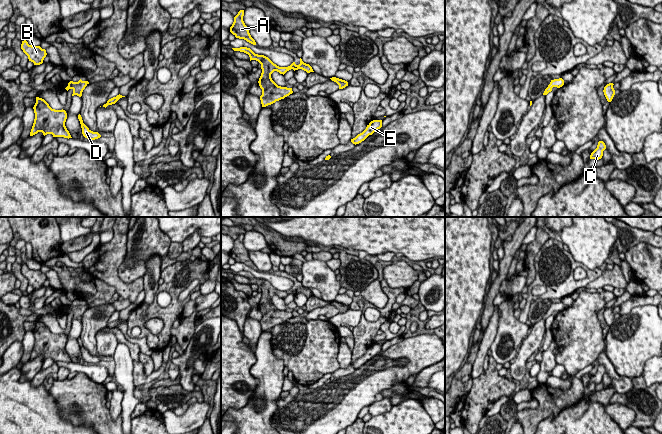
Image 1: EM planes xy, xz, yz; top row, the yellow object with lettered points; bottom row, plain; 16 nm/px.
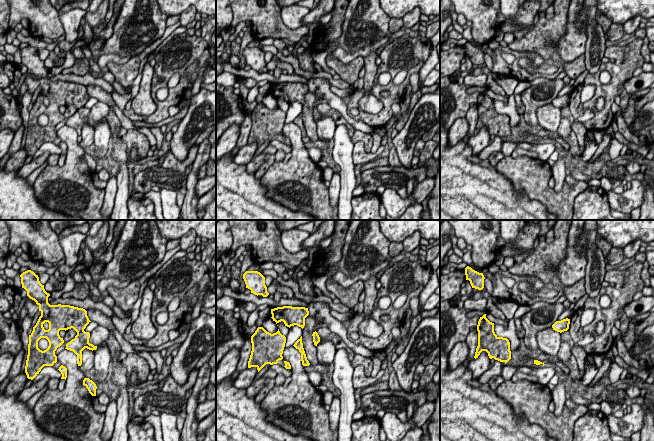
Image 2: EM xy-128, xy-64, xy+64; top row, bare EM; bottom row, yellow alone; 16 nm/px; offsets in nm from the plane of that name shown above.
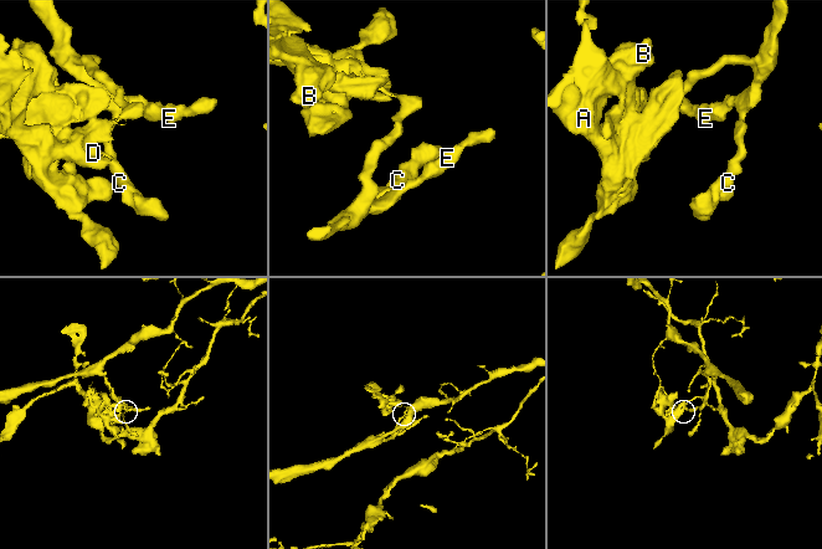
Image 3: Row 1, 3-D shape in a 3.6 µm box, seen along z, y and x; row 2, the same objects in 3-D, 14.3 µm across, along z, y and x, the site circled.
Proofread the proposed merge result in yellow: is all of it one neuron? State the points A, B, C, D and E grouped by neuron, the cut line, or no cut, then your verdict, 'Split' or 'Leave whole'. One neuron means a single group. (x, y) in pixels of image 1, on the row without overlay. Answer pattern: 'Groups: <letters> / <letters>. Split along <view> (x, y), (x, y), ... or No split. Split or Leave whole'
Groups: A B D / C E. Split along xy (107, 326), (109, 328). Split

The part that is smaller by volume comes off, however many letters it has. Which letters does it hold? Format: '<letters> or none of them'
A, B, D

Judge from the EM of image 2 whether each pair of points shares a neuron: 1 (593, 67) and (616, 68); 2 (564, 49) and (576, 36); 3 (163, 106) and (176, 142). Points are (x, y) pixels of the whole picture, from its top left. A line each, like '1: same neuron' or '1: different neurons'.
1: different neurons
2: same neuron
3: different neurons

